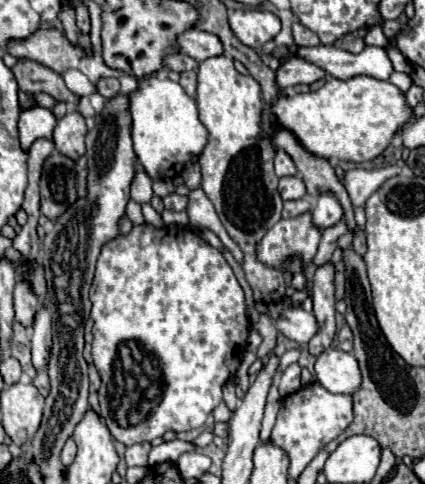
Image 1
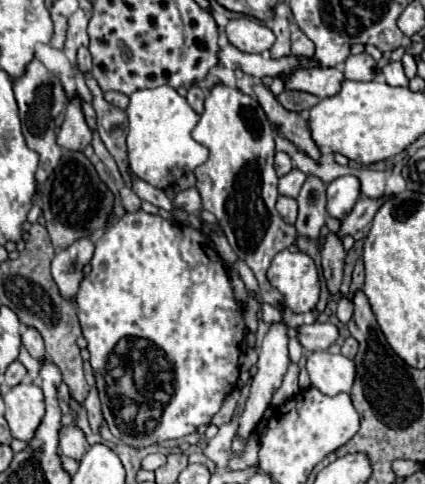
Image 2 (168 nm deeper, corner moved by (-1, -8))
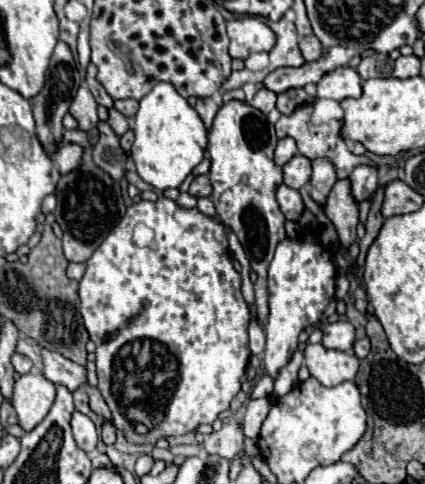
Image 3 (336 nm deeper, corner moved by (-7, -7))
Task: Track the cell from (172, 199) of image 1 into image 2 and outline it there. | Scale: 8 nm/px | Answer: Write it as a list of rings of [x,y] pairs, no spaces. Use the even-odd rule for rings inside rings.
[[[187,188],[175,196],[173,204],[191,212],[191,214],[197,214],[201,210],[201,196],[199,196],[197,188]]]

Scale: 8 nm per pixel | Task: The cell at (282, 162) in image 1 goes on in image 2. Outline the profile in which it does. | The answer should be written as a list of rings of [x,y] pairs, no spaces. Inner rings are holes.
[[[275,152],[275,170],[277,170],[277,176],[285,176],[291,168],[293,168],[293,162],[289,160],[289,156],[285,152]]]

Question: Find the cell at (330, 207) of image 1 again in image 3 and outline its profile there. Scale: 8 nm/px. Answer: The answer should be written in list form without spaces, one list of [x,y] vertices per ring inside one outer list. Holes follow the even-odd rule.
[[[355,167],[349,173],[349,181],[351,181],[351,195],[355,197],[357,203],[365,201],[377,187],[377,169],[373,167]]]

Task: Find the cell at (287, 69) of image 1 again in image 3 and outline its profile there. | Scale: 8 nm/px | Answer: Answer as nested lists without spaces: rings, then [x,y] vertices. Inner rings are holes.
[[[337,67],[337,69],[325,73],[315,87],[317,87],[315,97],[343,101],[347,97],[361,95],[361,77],[351,67]]]

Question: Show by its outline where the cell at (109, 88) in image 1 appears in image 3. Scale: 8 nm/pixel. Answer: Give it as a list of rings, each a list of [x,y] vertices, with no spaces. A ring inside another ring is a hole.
[[[117,99],[115,101],[115,109],[121,111],[123,115],[127,115],[129,119],[135,117],[135,111],[139,109],[139,103],[135,99]]]

